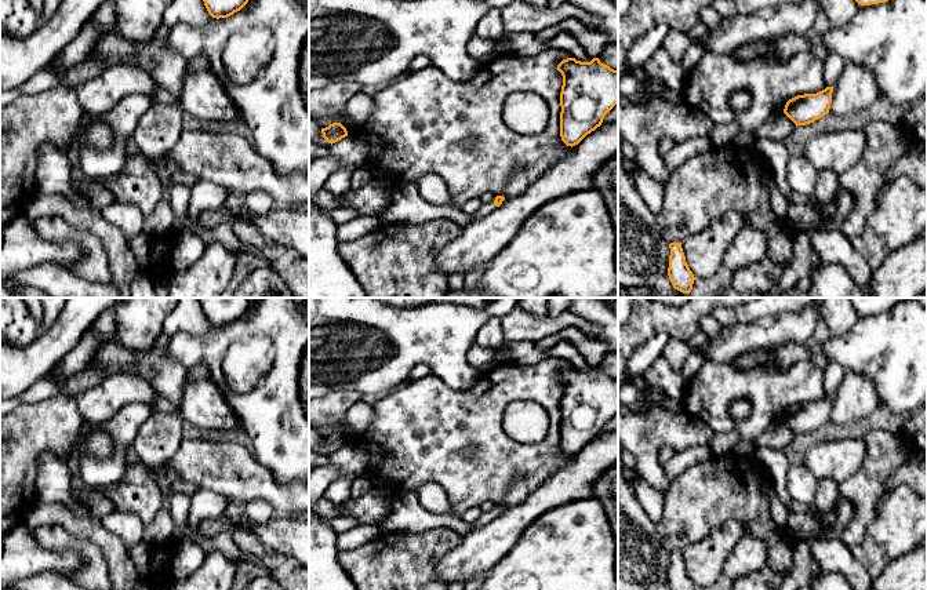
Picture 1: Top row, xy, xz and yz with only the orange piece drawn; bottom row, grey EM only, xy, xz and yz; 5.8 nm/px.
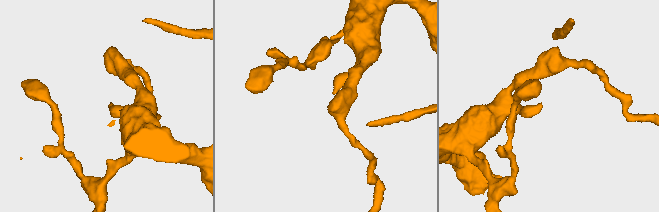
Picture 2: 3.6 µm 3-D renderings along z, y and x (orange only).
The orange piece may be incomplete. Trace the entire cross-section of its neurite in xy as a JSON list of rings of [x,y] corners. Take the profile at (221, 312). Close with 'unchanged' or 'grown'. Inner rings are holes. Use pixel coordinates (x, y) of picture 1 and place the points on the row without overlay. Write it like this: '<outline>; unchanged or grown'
[[[199,298],[212,327],[228,327],[240,320],[251,306],[251,298]]]; unchanged

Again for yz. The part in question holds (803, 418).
[[[833,396],[817,403],[797,404],[789,408],[784,422],[797,434],[806,434],[829,422]]]; unchanged

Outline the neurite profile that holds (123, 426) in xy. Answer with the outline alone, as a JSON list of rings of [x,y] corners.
[[[131,403],[123,405],[109,420],[98,426],[88,422],[83,423],[70,454],[77,452],[77,447],[92,431],[106,431],[114,445],[114,451],[108,459],[95,456],[80,459],[79,474],[88,487],[112,487],[121,480],[127,469],[126,448],[135,442],[139,427],[153,411],[154,408],[150,404]]]

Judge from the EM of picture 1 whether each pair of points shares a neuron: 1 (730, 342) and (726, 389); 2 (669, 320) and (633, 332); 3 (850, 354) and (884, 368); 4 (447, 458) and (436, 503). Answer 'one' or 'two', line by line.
1: two
2: one
3: one
4: two

